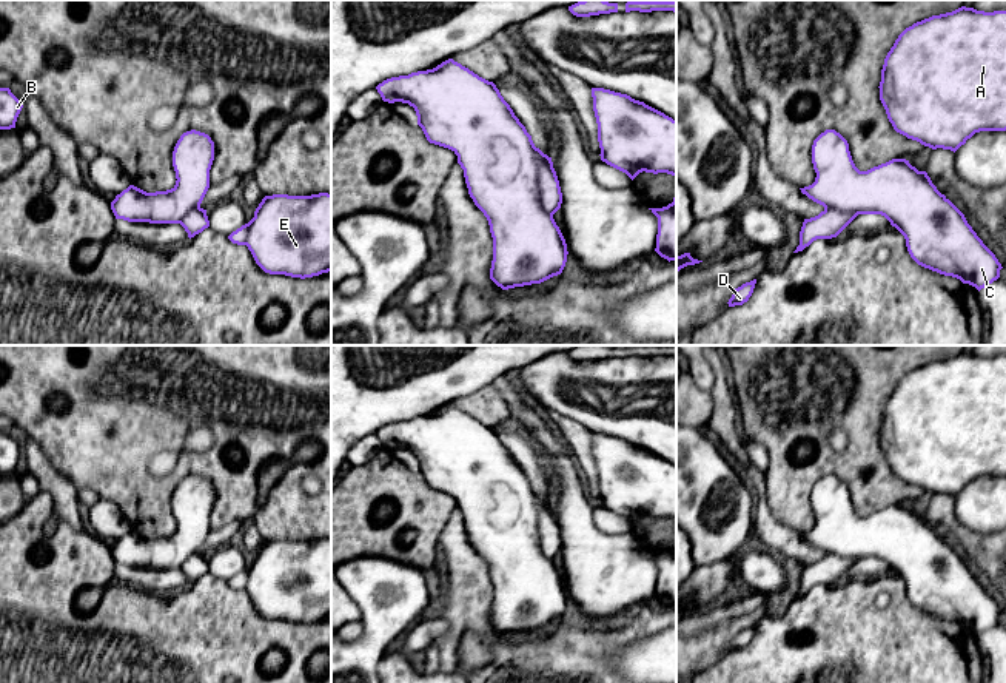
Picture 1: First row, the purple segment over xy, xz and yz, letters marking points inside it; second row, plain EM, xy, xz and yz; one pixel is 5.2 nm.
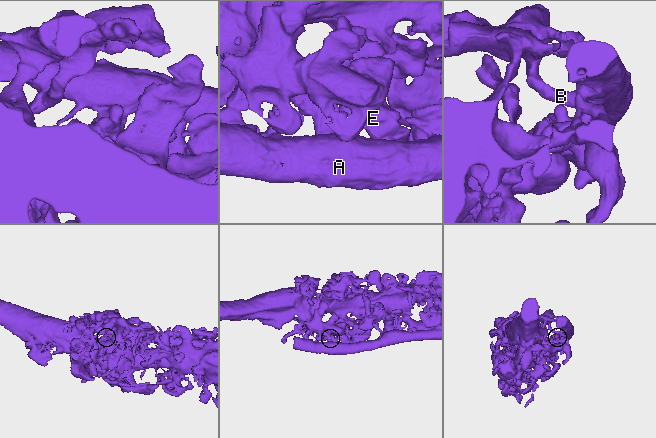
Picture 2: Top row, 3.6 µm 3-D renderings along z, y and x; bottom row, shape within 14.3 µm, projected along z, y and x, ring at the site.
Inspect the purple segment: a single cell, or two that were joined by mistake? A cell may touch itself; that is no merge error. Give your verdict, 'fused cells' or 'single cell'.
fused cells

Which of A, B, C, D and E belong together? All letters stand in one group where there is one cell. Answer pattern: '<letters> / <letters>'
A D / B C E

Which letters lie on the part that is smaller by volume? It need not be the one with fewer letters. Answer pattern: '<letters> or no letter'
A, D

